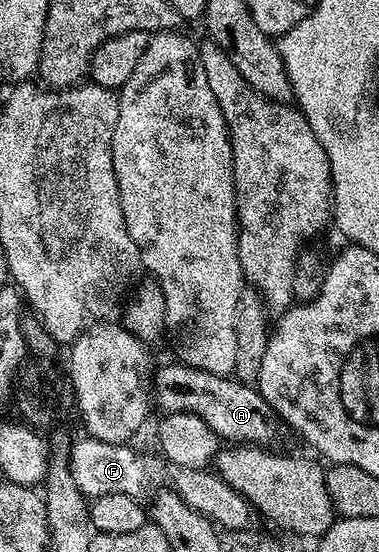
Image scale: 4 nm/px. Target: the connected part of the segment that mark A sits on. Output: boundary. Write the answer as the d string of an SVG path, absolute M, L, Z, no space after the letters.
M177 362L166 364L157 372L158 369L152 376L152 384L154 380L154 396L152 392L152 400L153 403L155 400L162 407L161 411L163 413L191 412L196 414L196 418L204 418L204 422L208 422L208 426L212 426L212 430L216 430L219 441L229 442L234 446L273 445L270 443L278 436L280 421L278 414L270 409L268 402L258 393L257 387L244 384L237 378L208 374L204 370L196 370L195 368L190 368L187 364L179 364Z

